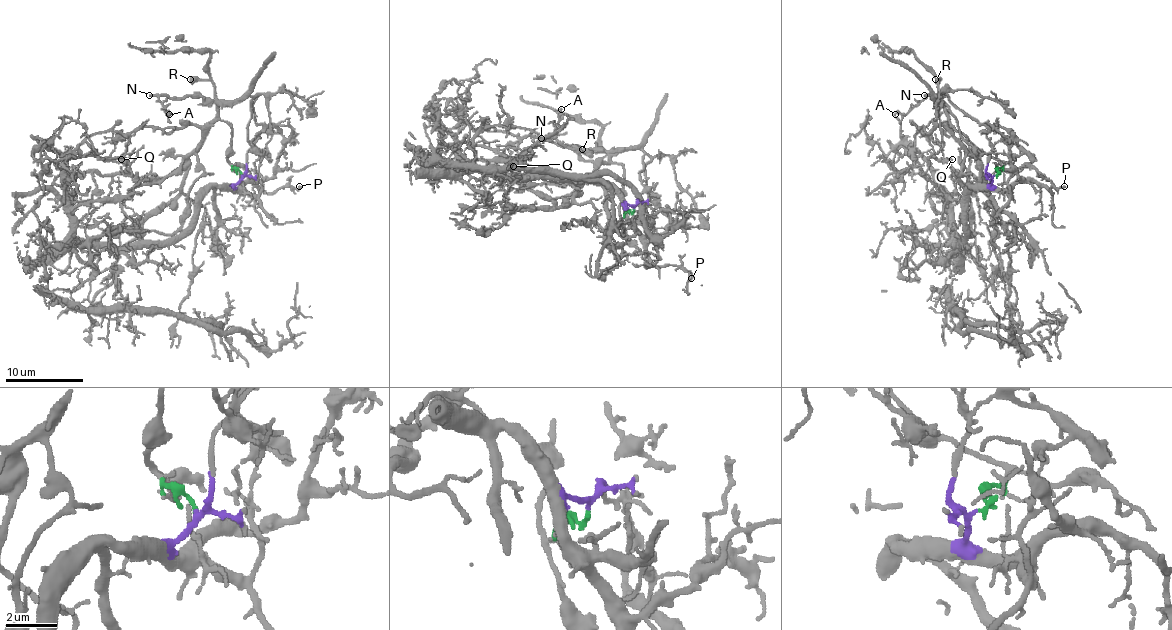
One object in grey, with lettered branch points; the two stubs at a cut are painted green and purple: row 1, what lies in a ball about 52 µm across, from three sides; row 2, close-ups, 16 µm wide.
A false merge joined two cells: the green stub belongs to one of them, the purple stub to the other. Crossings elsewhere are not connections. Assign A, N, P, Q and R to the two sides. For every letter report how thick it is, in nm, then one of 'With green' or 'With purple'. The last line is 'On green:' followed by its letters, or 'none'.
A: Thickness 150 nm. With green
N: Thickness 190 nm. With green
P: Thickness 150 nm. With purple
Q: Thickness 140 nm. With purple
R: Thickness 550 nm. With green
On green: A, N, R

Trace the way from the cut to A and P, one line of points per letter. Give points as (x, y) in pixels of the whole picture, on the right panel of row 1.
A: (995, 175), (1003, 166), (1001, 162), (981, 154), (954, 129), (935, 96), (925, 96), (906, 113), (894, 113)
P: (995, 175), (991, 185), (997, 189), (1009, 189), (1016, 183), (1041, 183), (1051, 193), (1051, 187), (1065, 185)

